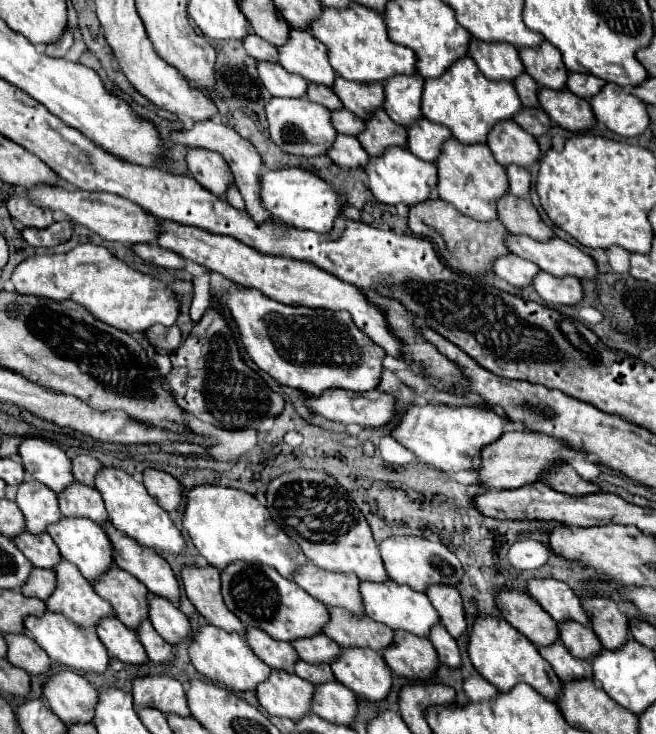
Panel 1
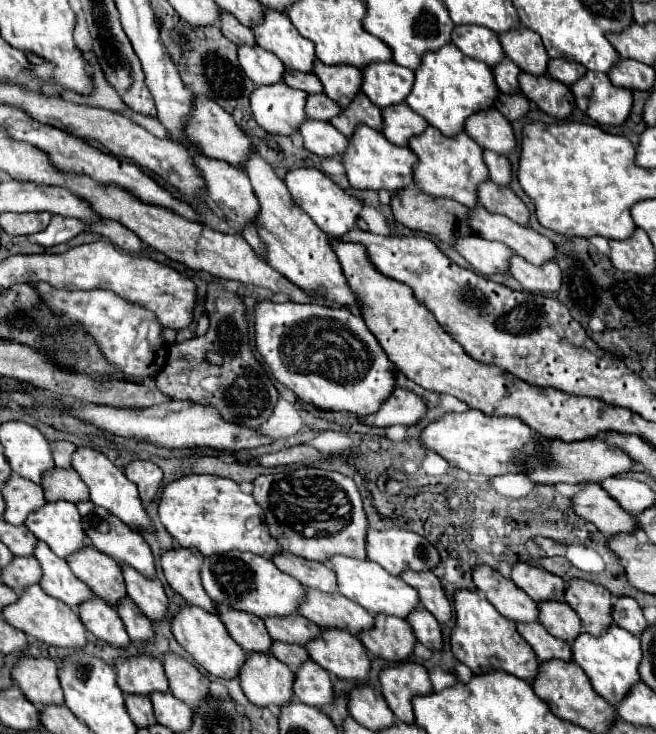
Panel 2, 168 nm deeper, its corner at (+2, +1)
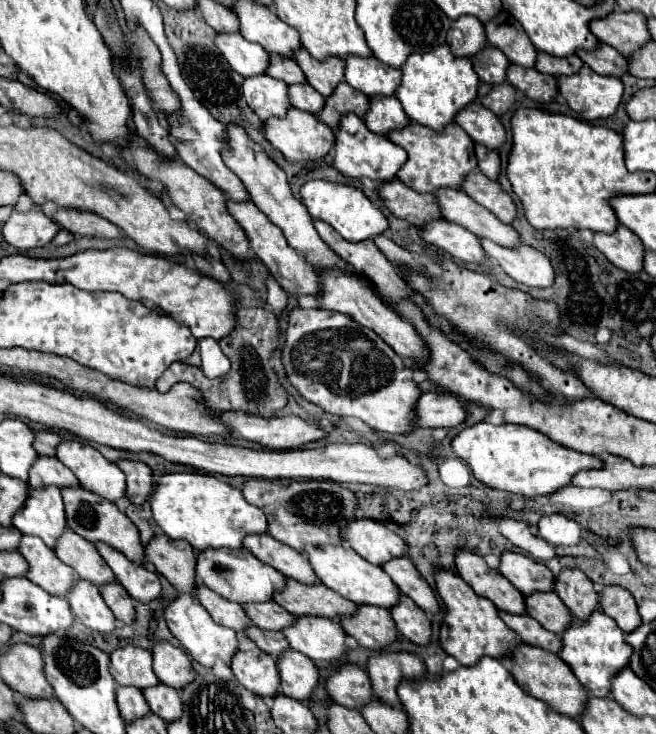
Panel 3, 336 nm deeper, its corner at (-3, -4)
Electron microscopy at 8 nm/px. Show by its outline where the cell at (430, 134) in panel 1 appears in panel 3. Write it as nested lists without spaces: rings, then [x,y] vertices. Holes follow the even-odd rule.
[[[371,96],[363,122],[371,132],[387,134],[393,128],[403,128],[405,124],[409,124],[409,118],[395,96]]]

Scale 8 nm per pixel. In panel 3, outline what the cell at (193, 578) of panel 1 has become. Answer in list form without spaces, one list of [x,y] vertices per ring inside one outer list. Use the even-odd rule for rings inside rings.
[[[165,534],[153,536],[145,546],[143,564],[153,564],[179,592],[195,594],[195,552],[187,540],[171,540]]]

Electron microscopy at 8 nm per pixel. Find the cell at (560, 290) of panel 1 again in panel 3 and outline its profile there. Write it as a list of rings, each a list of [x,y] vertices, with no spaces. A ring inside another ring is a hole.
[[[479,238],[479,242],[483,244],[483,250],[487,252],[487,256],[495,260],[513,280],[525,286],[537,286],[537,288],[547,288],[553,284],[555,272],[551,268],[551,262],[539,250],[527,244],[507,248],[507,246],[493,244],[491,240],[485,240],[485,238]]]

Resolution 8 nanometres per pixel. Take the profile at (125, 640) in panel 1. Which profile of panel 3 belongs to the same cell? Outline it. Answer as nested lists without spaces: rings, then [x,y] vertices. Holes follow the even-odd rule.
[[[75,580],[67,592],[67,602],[75,618],[79,618],[87,628],[97,632],[113,632],[115,616],[103,602],[99,588],[87,580]]]

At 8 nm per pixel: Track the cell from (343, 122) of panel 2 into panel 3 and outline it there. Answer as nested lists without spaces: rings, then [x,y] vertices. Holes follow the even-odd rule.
[[[345,82],[337,84],[335,92],[325,98],[325,106],[323,110],[317,114],[317,118],[321,122],[325,122],[331,128],[337,128],[339,124],[339,116],[347,114],[347,112],[355,112],[357,116],[363,116],[369,108],[369,100],[363,92],[347,86]]]

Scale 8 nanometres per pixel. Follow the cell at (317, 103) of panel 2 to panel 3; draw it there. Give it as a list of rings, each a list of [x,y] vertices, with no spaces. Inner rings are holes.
[[[291,84],[287,92],[295,108],[311,112],[311,114],[317,114],[325,104],[325,98],[319,92],[315,92],[315,88],[311,88],[309,84]]]

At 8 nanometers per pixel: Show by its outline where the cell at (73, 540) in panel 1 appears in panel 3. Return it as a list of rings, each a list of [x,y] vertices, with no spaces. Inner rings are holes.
[[[31,488],[23,508],[15,512],[13,526],[21,534],[39,536],[49,548],[55,546],[57,538],[65,532],[65,508],[59,488]]]

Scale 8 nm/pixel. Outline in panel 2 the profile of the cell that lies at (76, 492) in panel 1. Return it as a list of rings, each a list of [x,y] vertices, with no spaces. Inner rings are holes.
[[[54,469],[46,473],[42,487],[44,487],[46,501],[50,503],[58,499],[66,499],[70,503],[90,501],[90,489],[74,469]]]

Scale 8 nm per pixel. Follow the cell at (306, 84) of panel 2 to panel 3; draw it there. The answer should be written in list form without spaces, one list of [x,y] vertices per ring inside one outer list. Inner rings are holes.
[[[271,54],[271,64],[267,66],[267,74],[283,80],[285,84],[297,84],[297,82],[307,82],[299,64],[295,64],[293,58],[285,58],[285,56],[275,56]]]

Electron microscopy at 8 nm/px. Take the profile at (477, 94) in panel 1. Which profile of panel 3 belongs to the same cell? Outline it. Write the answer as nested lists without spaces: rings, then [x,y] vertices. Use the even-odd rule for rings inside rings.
[[[447,44],[429,52],[411,54],[407,58],[407,64],[403,64],[401,72],[403,80],[395,90],[395,98],[401,102],[407,118],[421,126],[443,130],[443,126],[455,120],[455,114],[461,108],[465,108],[477,98],[479,78],[471,66],[471,60],[453,56]]]

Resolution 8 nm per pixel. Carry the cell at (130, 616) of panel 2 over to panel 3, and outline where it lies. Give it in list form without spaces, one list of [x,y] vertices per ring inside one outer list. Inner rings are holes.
[[[111,582],[111,584],[103,584],[99,588],[105,604],[111,608],[113,616],[123,622],[123,624],[131,624],[135,620],[135,608],[133,608],[133,600],[131,596],[123,590],[121,584]]]

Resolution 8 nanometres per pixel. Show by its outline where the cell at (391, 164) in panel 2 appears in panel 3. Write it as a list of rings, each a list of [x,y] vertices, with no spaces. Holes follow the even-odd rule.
[[[353,112],[341,116],[341,122],[335,132],[333,164],[343,176],[355,178],[355,180],[371,178],[375,182],[387,182],[387,180],[397,178],[397,172],[405,164],[405,160],[407,160],[407,152],[401,146],[393,144],[381,134],[371,132],[359,116],[355,116]]]

